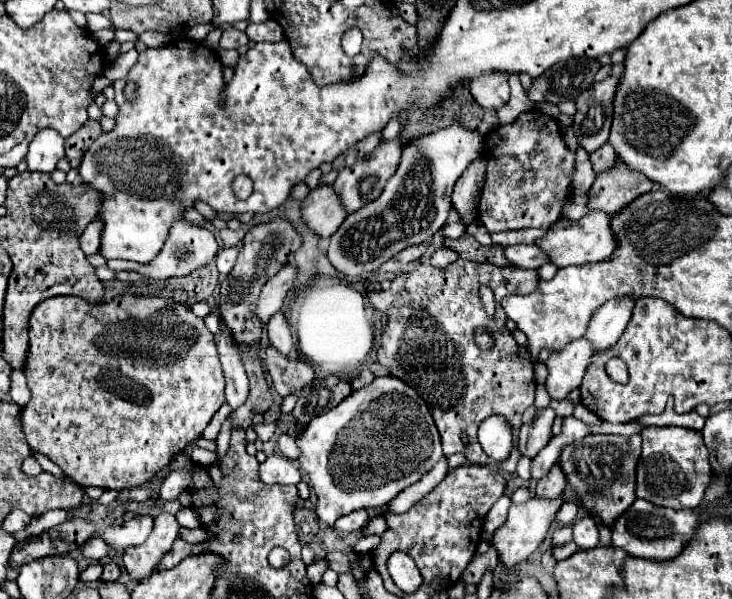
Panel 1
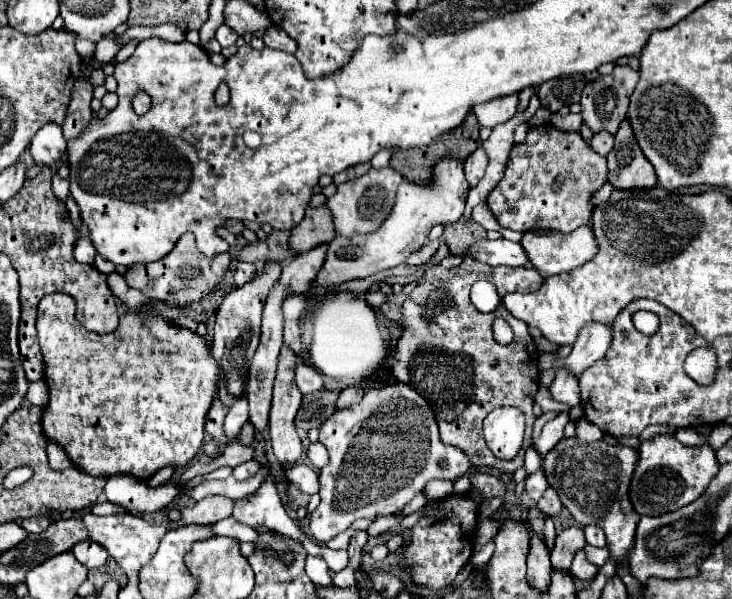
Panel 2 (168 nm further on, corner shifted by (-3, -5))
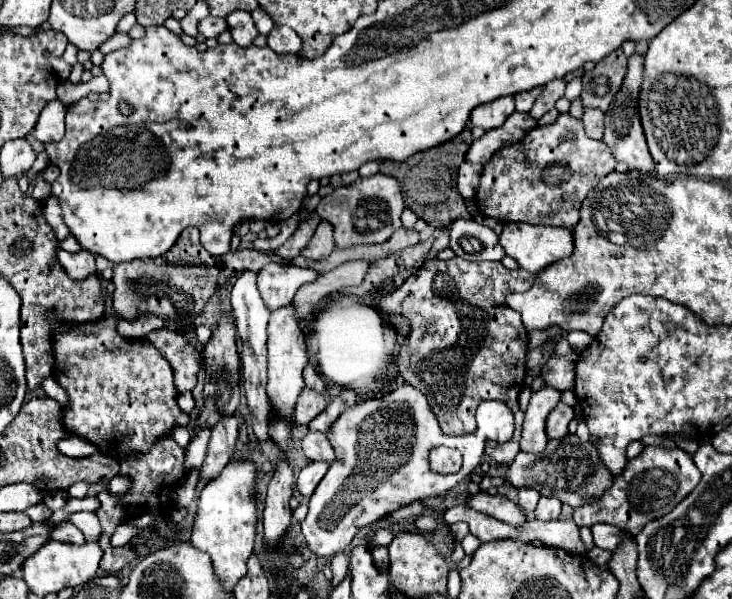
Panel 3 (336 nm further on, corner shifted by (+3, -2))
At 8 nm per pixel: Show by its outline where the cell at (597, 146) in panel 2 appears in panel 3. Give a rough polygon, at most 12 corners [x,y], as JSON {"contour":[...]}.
{"contour":[[584,109],[582,117],[586,135],[602,139],[604,113]]}

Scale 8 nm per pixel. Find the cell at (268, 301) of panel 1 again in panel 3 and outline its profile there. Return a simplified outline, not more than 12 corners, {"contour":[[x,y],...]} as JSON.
{"contour":[[322,219],[302,257],[326,259],[334,227]]}

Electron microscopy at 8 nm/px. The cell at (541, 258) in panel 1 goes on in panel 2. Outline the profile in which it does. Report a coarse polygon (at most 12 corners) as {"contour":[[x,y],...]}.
{"contour":[[480,240],[472,258],[490,266],[526,266],[510,240]]}

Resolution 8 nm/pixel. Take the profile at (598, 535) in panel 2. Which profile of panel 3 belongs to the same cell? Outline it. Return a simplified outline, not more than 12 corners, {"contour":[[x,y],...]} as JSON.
{"contour":[[598,523],[592,527],[600,549],[616,551],[624,539],[620,527]]}

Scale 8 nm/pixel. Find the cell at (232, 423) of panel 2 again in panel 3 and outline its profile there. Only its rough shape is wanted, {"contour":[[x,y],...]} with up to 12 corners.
{"contour":[[222,419],[208,441],[206,459],[198,471],[214,481],[230,463],[238,419]]}

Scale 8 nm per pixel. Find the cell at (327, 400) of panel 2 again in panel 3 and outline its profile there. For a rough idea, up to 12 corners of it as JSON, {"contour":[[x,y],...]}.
{"contour":[[304,387],[294,419],[308,425],[324,411],[328,399]]}

